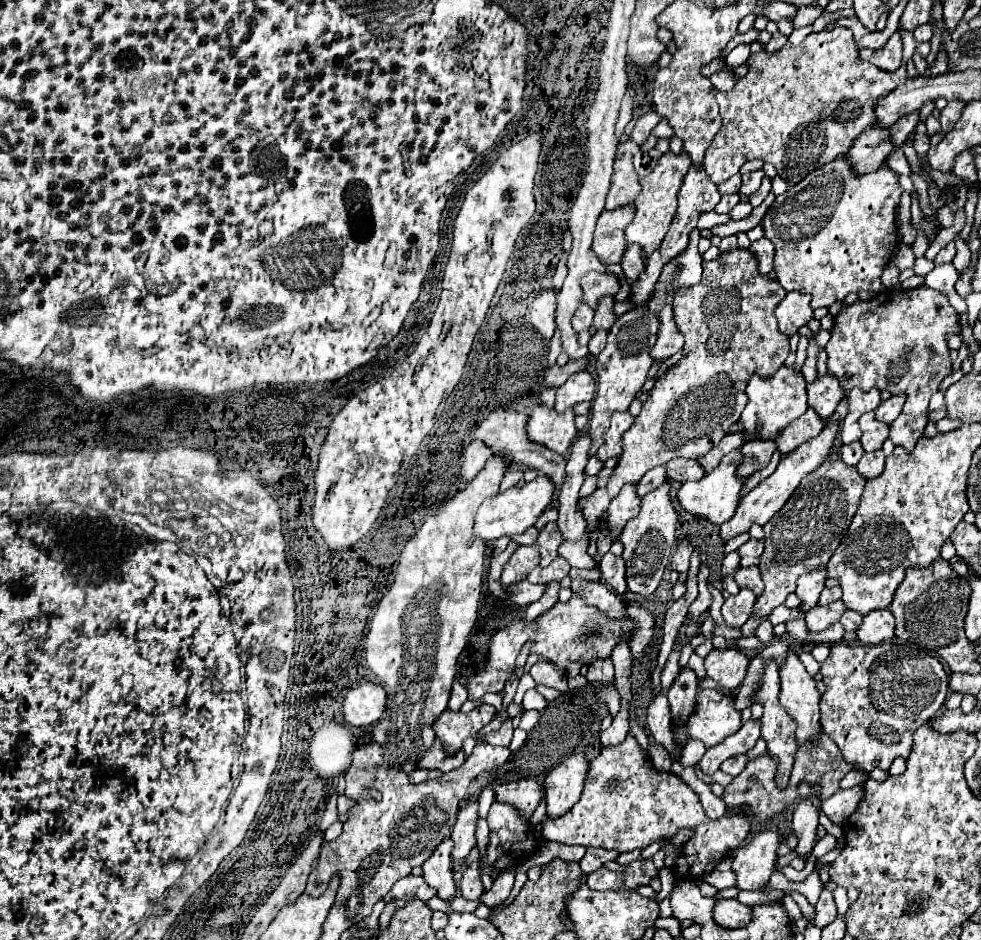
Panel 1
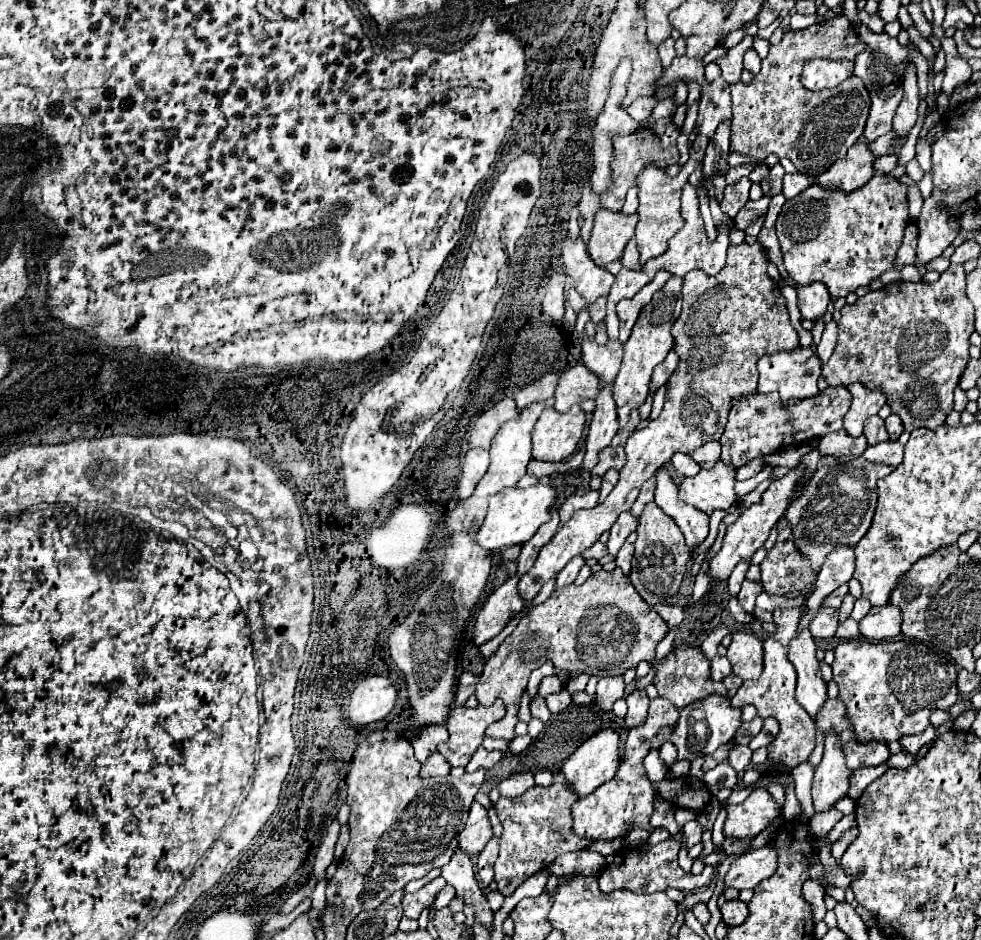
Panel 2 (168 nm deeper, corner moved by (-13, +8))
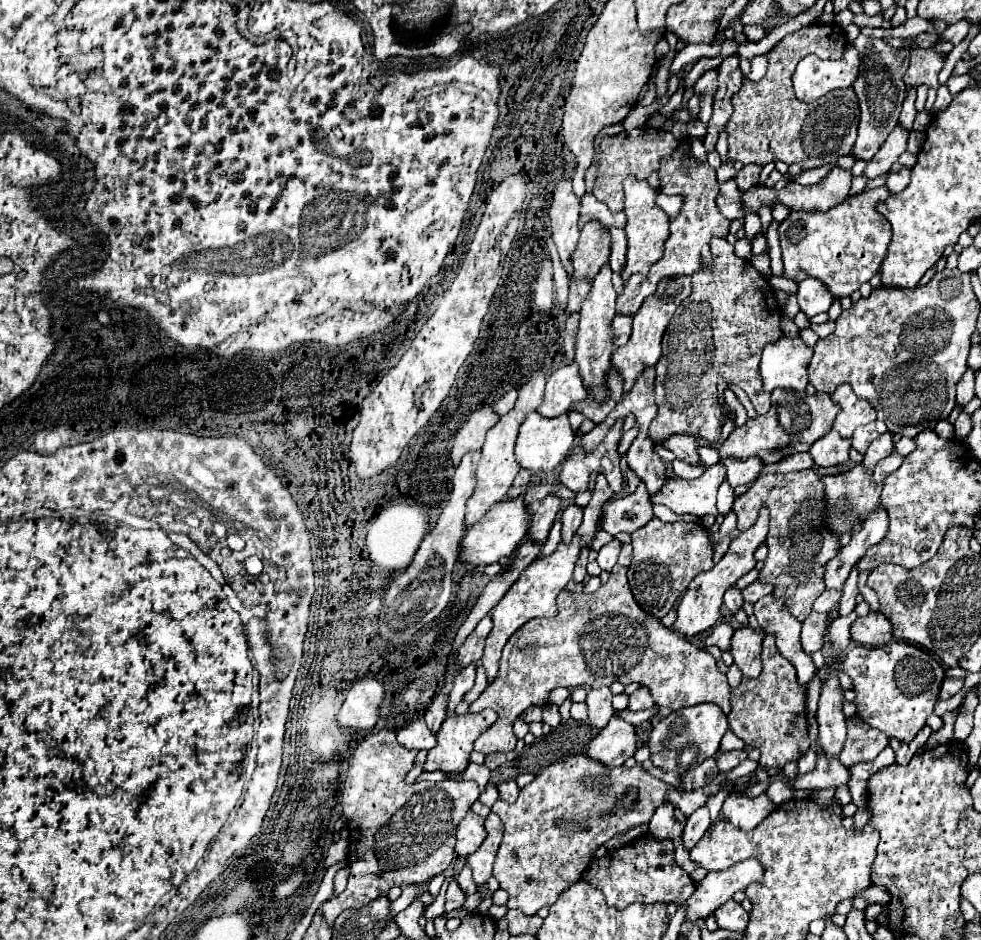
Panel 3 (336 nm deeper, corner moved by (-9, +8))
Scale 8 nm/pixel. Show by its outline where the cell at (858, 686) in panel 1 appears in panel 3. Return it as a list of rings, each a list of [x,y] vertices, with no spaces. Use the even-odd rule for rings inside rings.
[[[892,642],[888,646],[854,646],[840,660],[840,670],[852,678],[856,714],[872,728],[898,738],[900,742],[912,742],[918,730],[926,724],[926,718],[934,712],[940,686],[944,682],[944,668],[926,650]]]

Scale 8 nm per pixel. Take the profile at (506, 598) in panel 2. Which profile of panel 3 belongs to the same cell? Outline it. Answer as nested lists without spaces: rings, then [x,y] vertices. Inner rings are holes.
[[[486,614],[458,650],[458,660],[460,660],[462,668],[468,666],[470,662],[476,662],[482,658],[484,642],[486,642],[486,636],[490,634],[490,630],[492,630],[492,618],[490,618],[490,614]]]

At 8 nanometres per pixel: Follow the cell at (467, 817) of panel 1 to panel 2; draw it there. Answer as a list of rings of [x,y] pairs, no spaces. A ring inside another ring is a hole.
[[[474,802],[470,808],[468,822],[458,838],[460,850],[464,850],[466,854],[478,854],[486,846],[486,842],[492,838],[492,834],[494,832],[492,832],[492,826],[490,826],[484,806]]]

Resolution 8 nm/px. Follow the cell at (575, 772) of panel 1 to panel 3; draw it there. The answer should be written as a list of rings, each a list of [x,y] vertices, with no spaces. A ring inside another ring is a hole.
[[[612,716],[612,720],[588,744],[586,756],[608,768],[622,766],[636,752],[634,726]]]

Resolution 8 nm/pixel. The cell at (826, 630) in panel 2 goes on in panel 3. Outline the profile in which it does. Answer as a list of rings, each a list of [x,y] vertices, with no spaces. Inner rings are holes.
[[[810,612],[808,618],[802,622],[802,646],[808,654],[822,650],[824,636],[828,634],[828,614]]]

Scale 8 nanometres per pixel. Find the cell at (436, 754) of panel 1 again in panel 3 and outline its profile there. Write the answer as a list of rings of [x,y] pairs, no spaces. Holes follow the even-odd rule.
[[[418,718],[398,732],[398,742],[408,750],[430,750],[436,744],[436,734],[428,730],[424,718]]]

